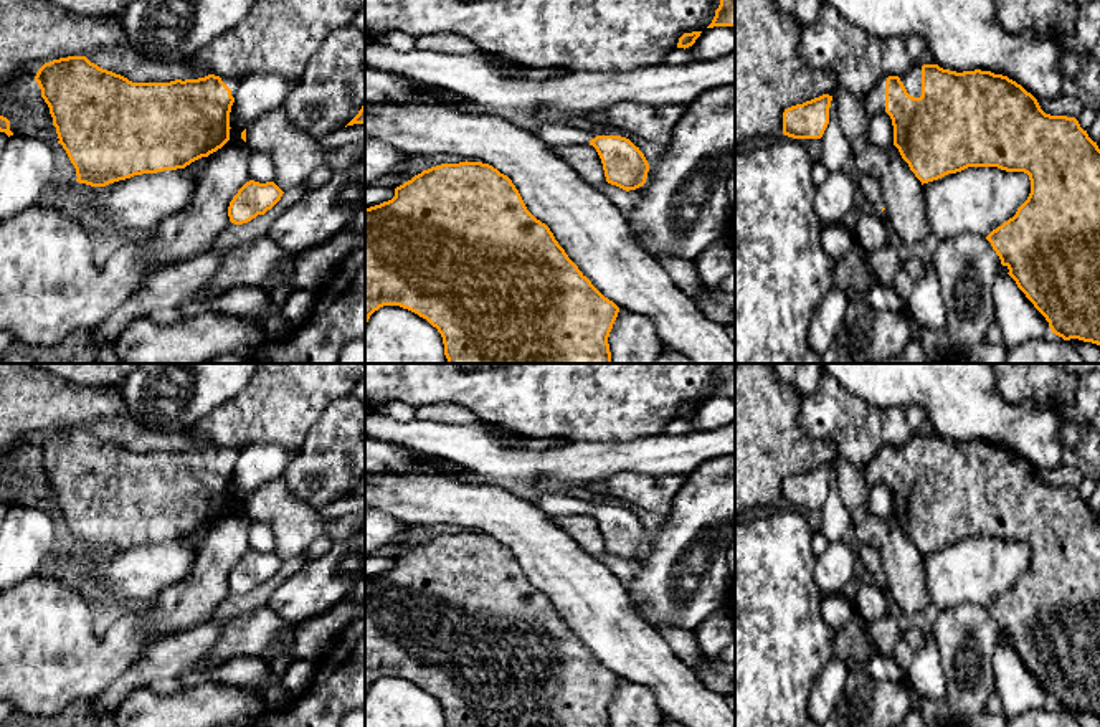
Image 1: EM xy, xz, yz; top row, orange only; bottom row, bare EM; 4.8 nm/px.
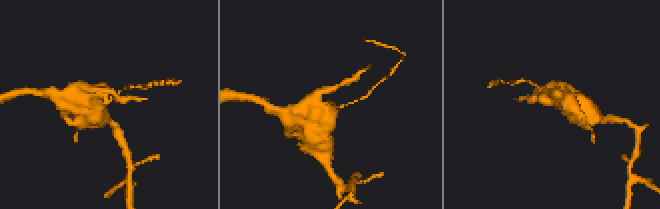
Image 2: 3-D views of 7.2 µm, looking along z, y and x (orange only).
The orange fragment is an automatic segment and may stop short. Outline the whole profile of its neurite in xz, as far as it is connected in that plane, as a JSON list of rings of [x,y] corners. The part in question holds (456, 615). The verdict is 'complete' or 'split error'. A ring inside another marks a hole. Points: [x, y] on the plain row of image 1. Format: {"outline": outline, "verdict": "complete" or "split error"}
{"outline": [[[441,534],[395,558],[395,567],[365,578],[365,696],[383,676],[400,676],[426,689],[443,707],[446,727],[611,727],[608,707],[619,677],[605,668],[568,628],[550,598],[525,577],[512,550],[489,534]]], "verdict": "complete"}

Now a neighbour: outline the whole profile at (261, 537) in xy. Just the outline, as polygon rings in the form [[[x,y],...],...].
[[[253,520],[249,527],[251,550],[266,554],[274,550],[274,534],[266,520]]]

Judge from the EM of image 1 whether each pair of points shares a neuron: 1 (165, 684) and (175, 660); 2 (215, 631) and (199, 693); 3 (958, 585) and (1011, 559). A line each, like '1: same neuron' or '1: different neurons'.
1: different neurons
2: different neurons
3: same neuron

